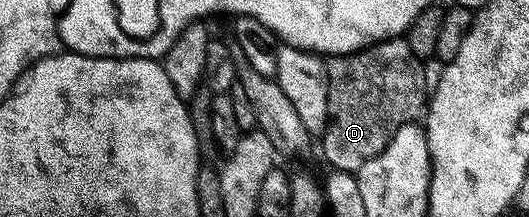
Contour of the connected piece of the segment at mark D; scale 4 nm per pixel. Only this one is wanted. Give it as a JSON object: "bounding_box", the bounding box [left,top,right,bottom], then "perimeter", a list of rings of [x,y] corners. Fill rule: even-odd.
{"bounding_box":[321,37,429,174],"perimeter":[[[400,37],[398,39],[387,39],[385,42],[375,43],[373,46],[367,47],[365,50],[352,52],[351,54],[341,54],[343,55],[331,59],[328,58],[326,60],[327,80],[329,81],[329,113],[327,114],[326,129],[322,133],[321,142],[323,142],[323,153],[332,170],[356,174],[364,167],[367,161],[372,160],[375,156],[379,156],[384,151],[385,146],[388,145],[389,141],[396,135],[397,130],[401,129],[402,125],[416,122],[422,116],[422,113],[426,108],[429,94],[425,87],[424,62],[416,57],[412,49],[409,48],[406,38]]]}

